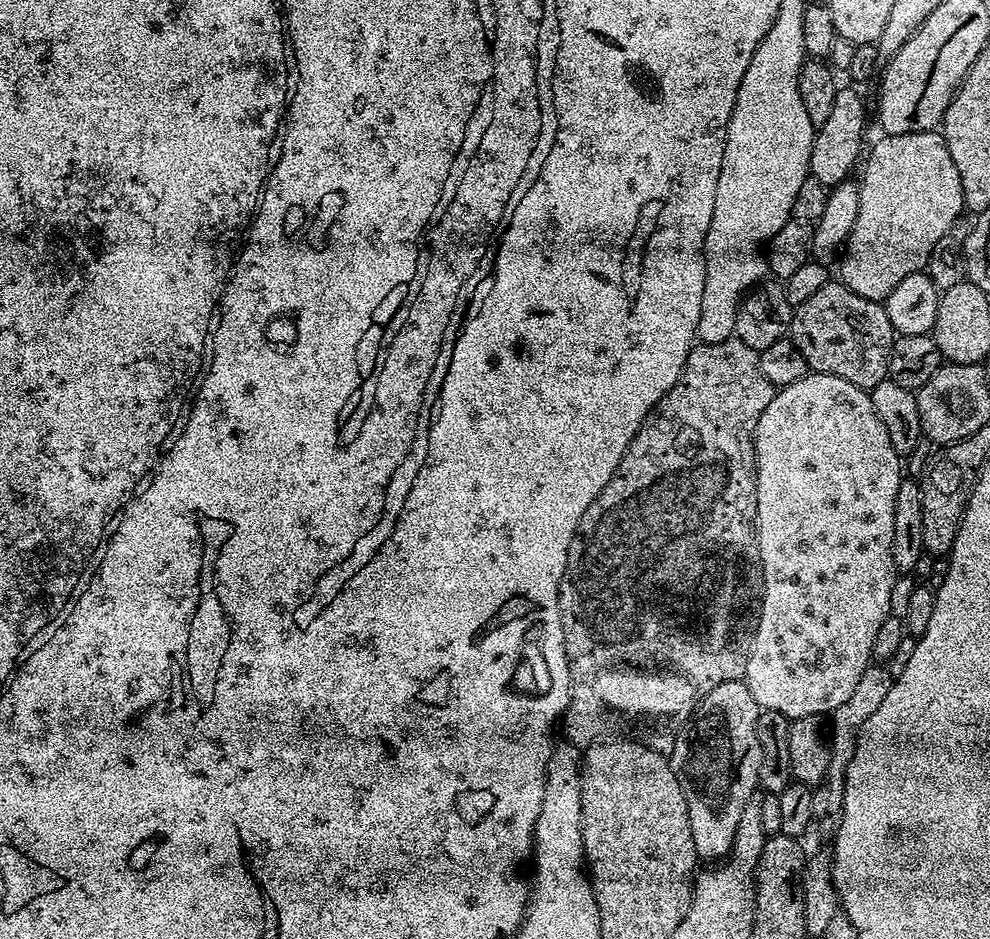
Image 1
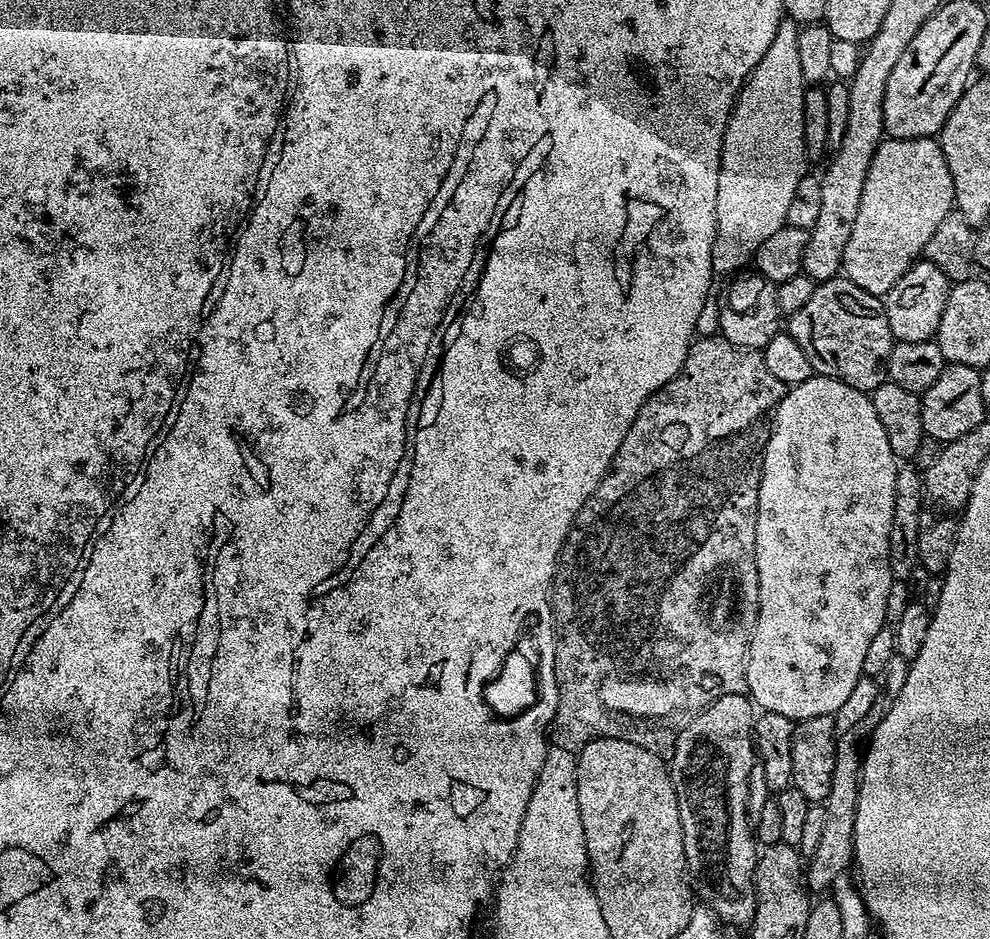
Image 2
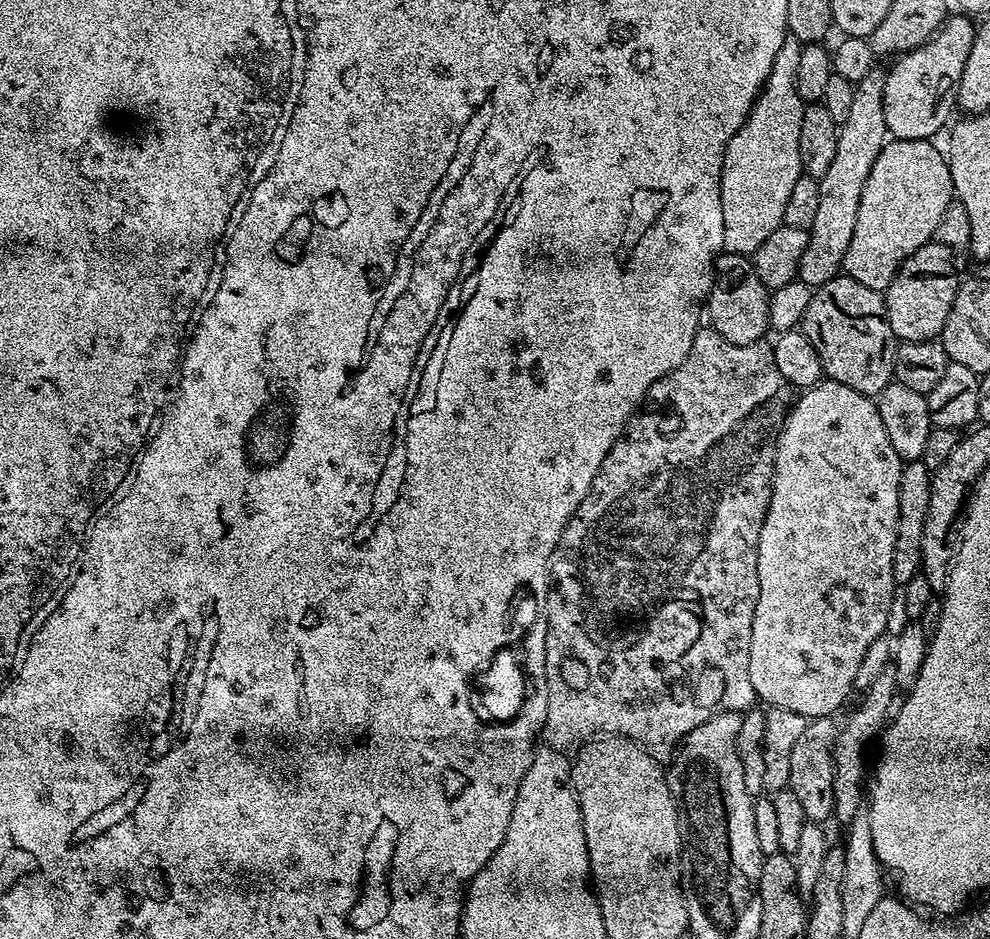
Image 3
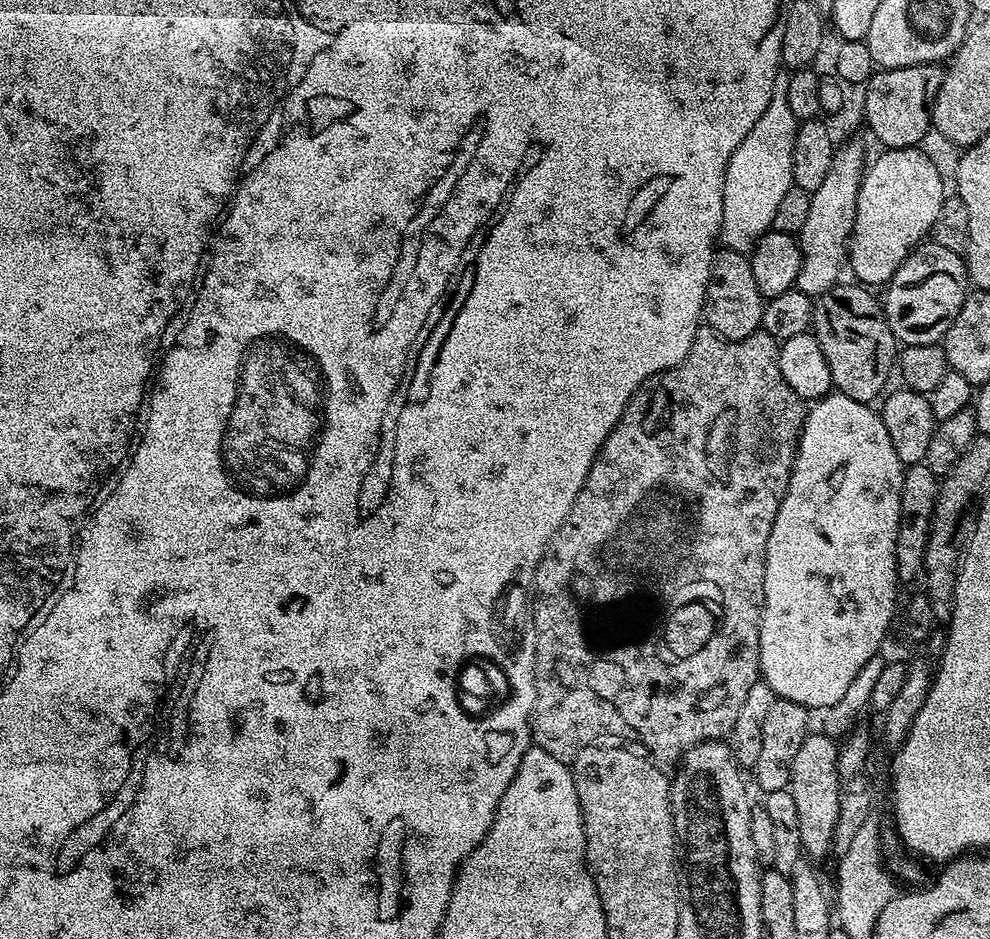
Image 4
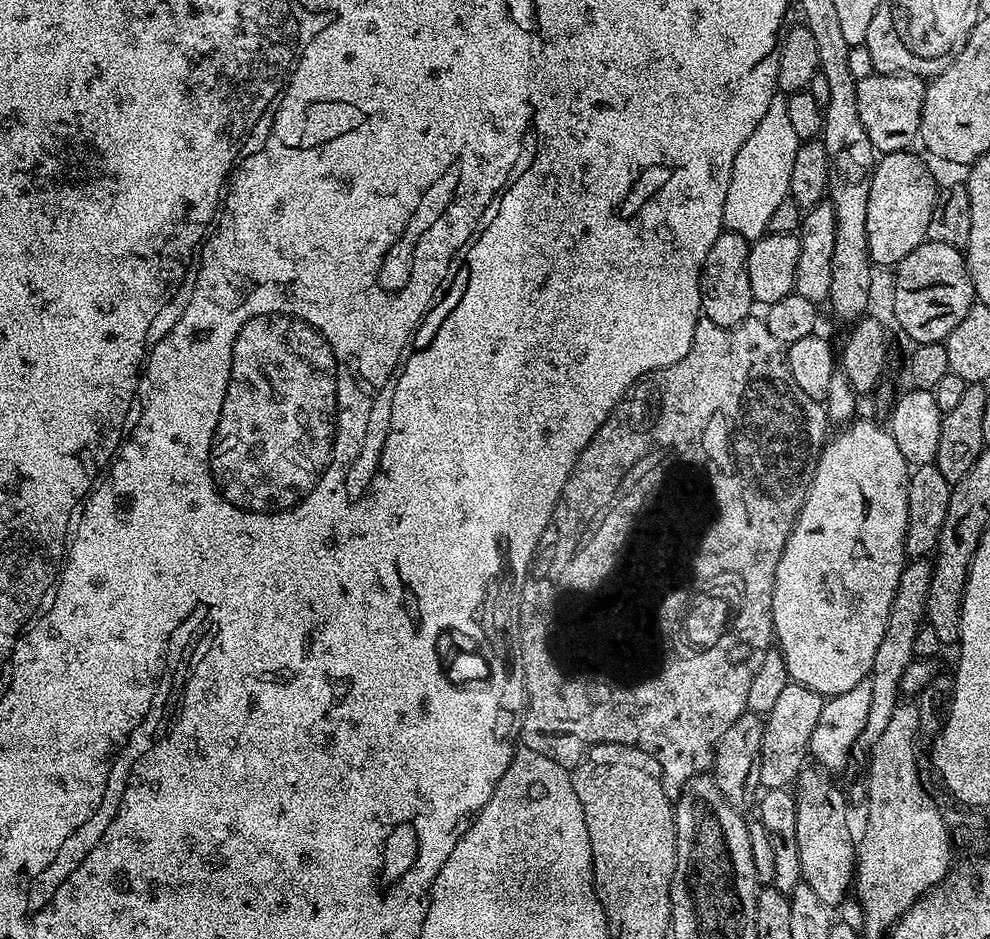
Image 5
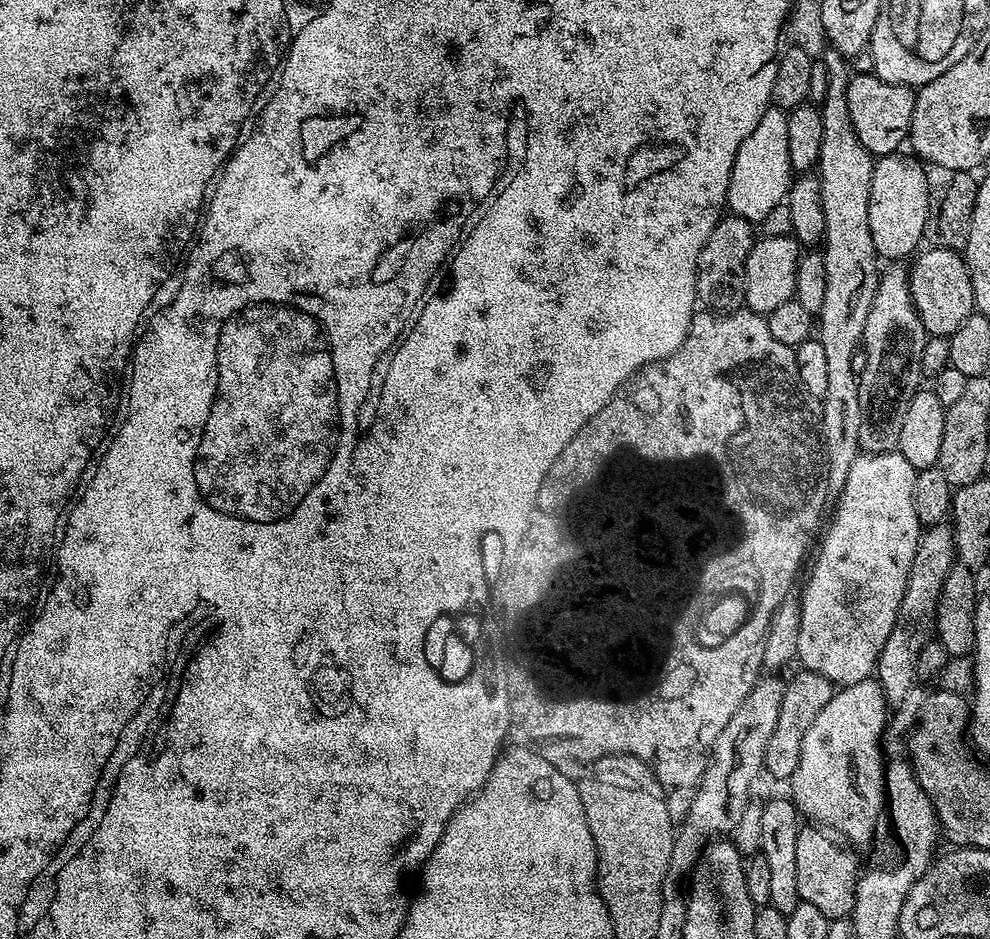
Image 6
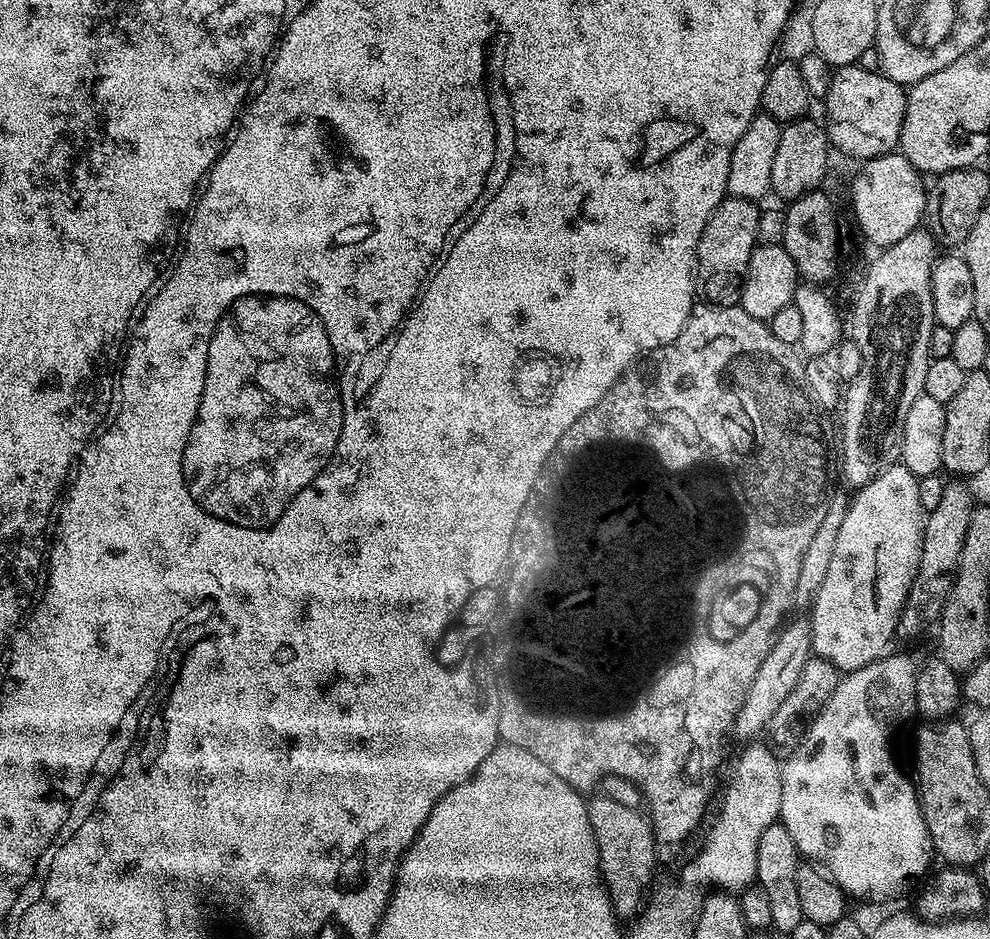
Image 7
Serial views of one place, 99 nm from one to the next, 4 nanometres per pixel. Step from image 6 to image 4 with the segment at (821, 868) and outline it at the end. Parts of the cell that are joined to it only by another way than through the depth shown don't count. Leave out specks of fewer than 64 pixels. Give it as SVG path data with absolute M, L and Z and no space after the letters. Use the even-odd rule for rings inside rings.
M816 730L809 734L798 749L794 766L790 766L790 782L787 790L794 794L798 809L798 830L802 834L802 852L813 861L828 856L832 851L835 823L838 821L838 744L831 736Z

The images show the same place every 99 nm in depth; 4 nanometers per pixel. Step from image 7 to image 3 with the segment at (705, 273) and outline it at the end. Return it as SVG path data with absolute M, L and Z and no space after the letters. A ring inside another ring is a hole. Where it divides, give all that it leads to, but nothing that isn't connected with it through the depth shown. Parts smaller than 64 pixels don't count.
M735 254L717 255L714 261L715 267L732 268L729 272L724 272L715 277L712 293L708 295L706 305L706 320L713 330L726 342L734 342L738 346L753 344L765 339L769 335L768 315L770 306L768 297L770 290L758 278L758 274L745 267L745 257Z

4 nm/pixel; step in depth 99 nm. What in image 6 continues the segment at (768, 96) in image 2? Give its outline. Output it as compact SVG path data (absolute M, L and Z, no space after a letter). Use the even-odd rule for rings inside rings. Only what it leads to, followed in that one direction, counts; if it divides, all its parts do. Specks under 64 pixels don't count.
M765 108L762 119L750 138L738 146L738 154L732 158L732 173L728 187L727 211L753 222L763 222L774 206L785 203L792 187L794 173L790 166L790 126L788 112L783 108Z

